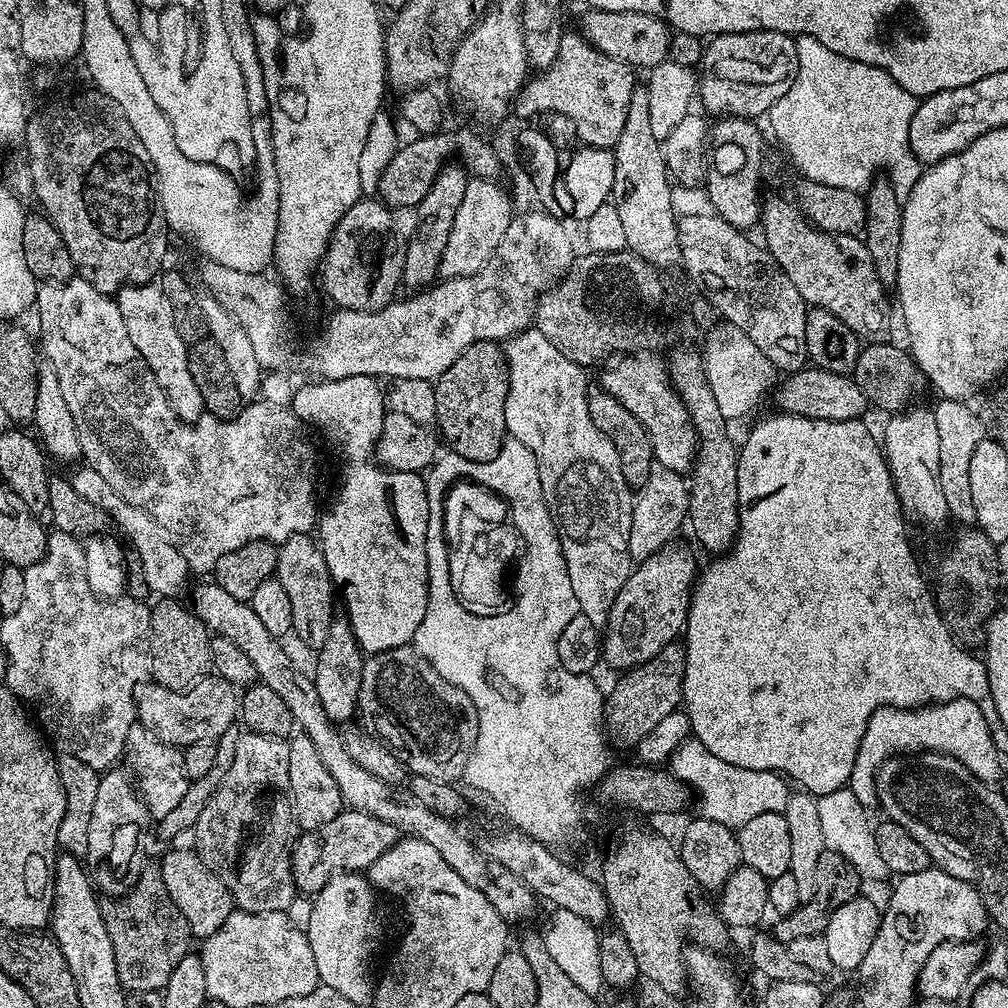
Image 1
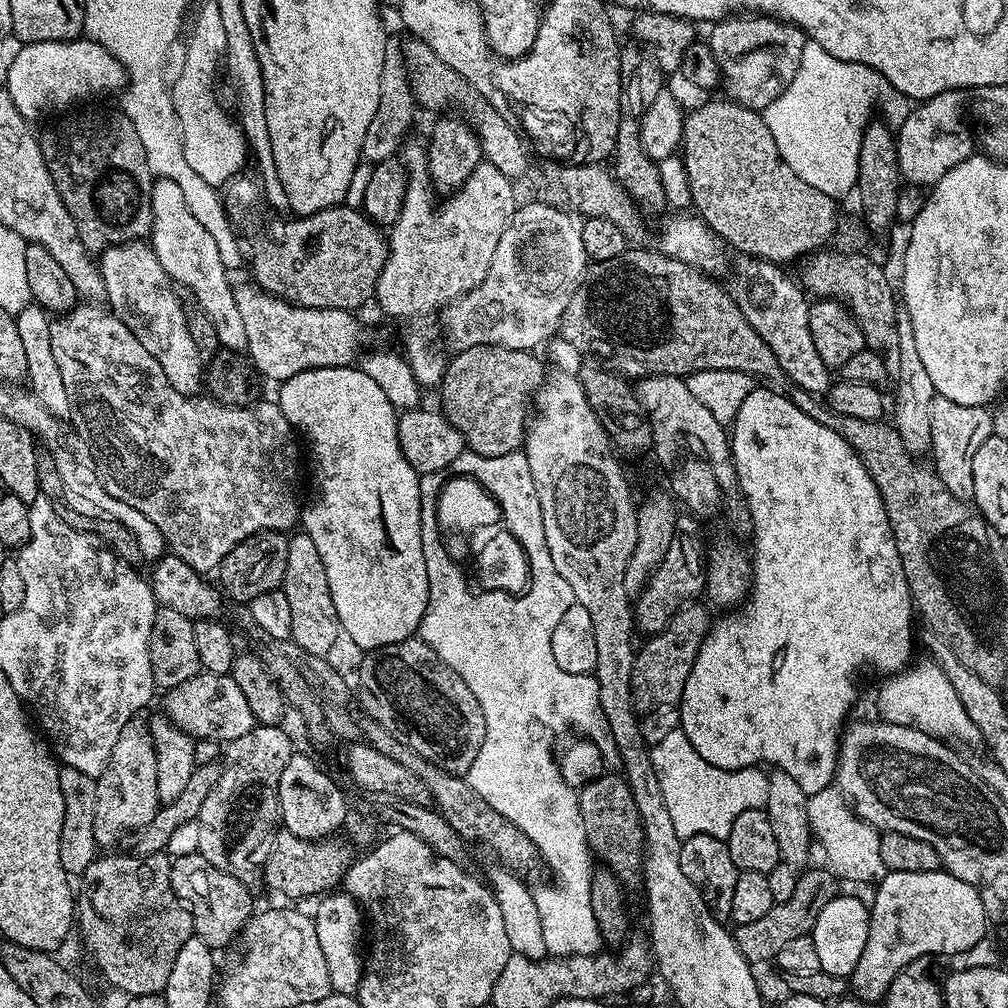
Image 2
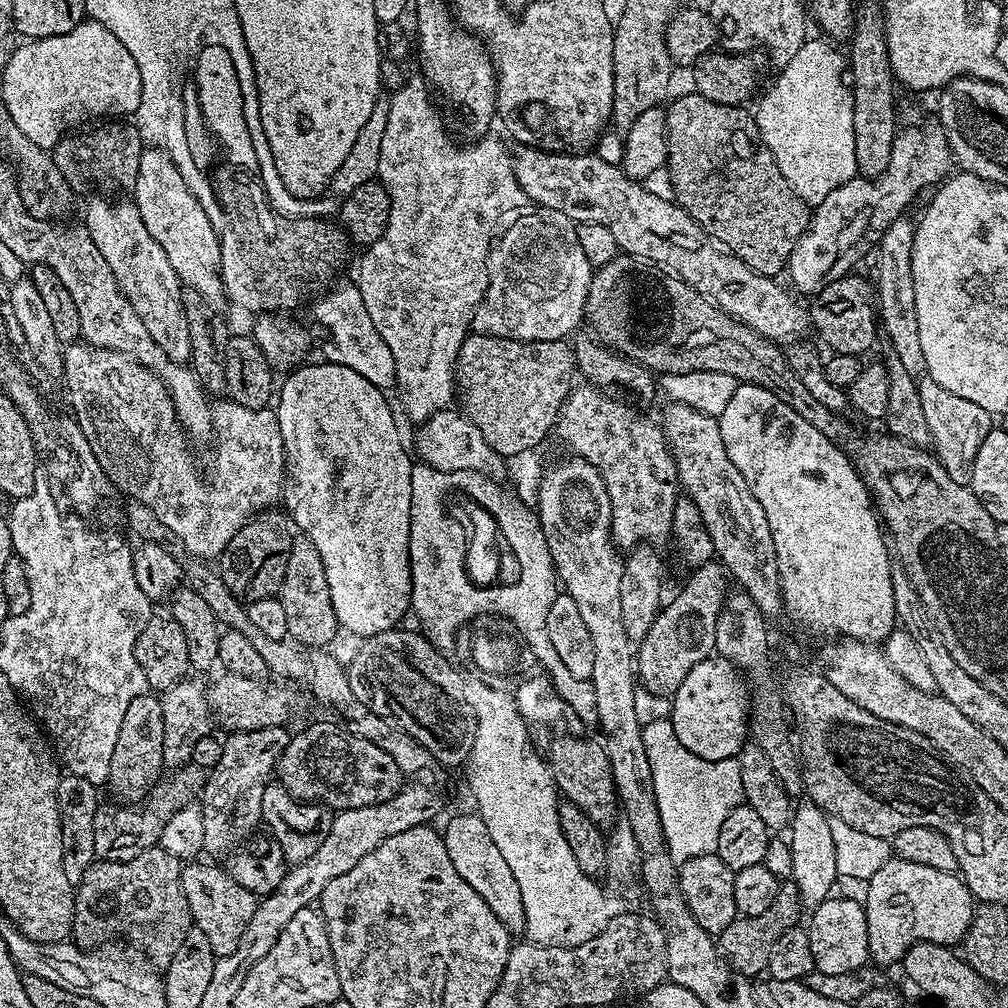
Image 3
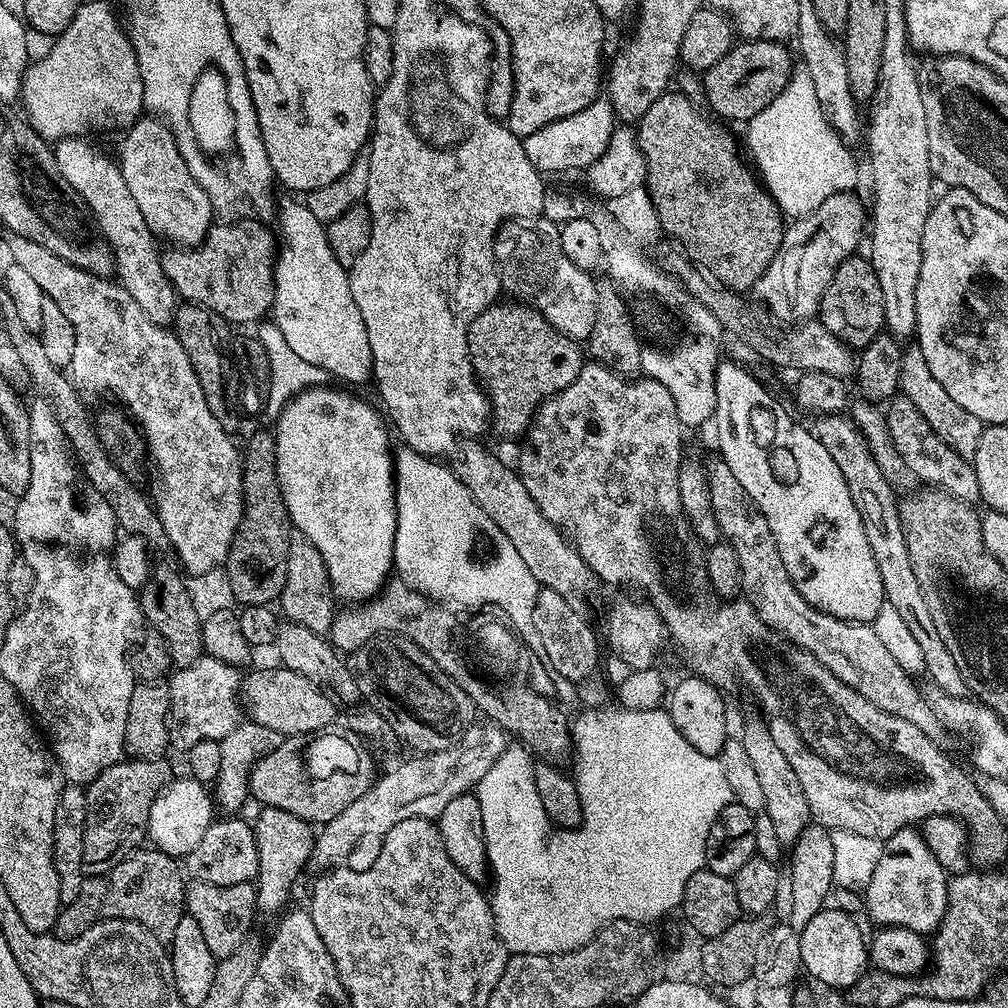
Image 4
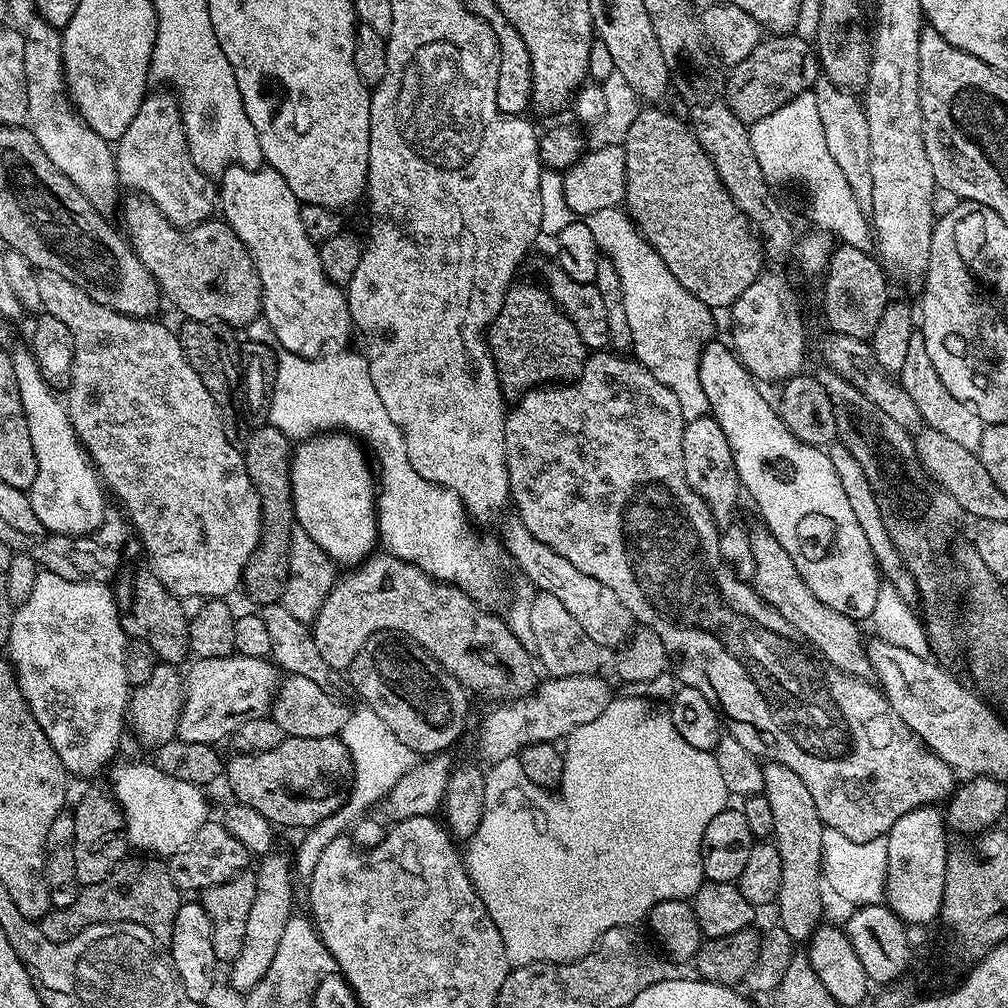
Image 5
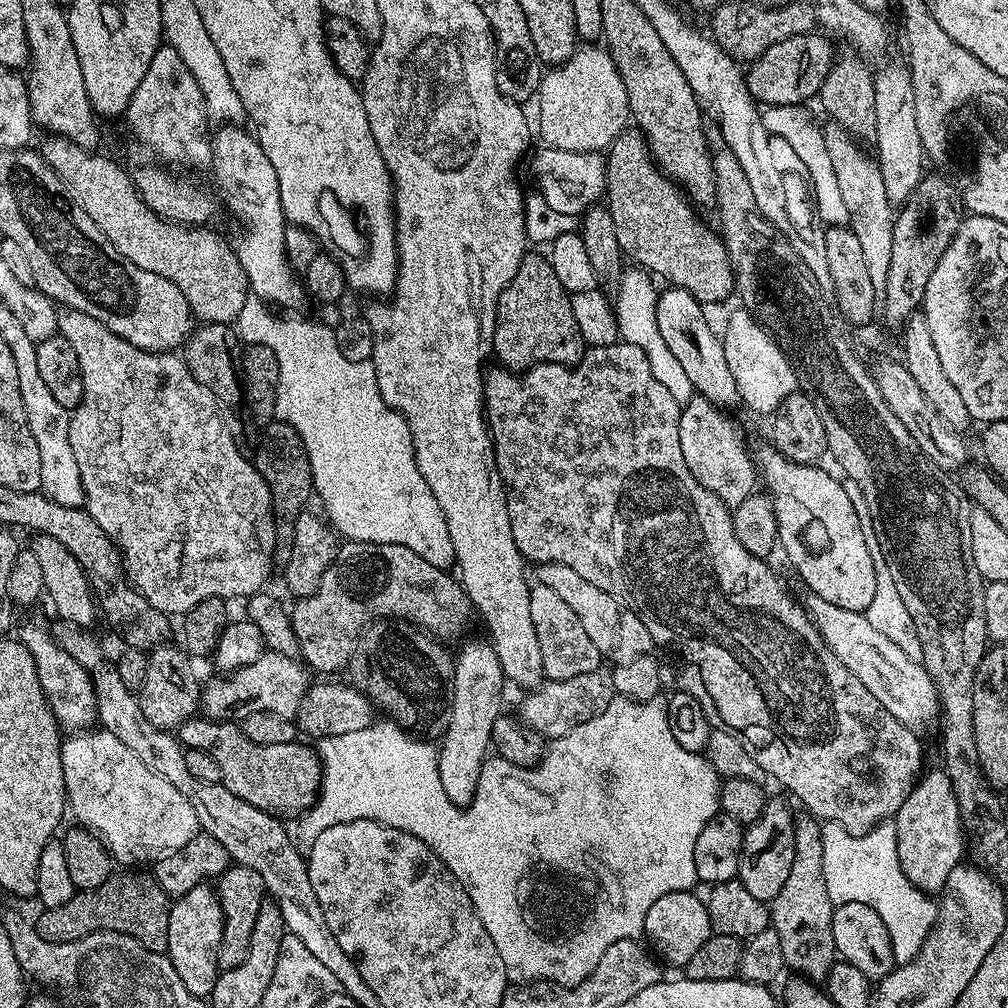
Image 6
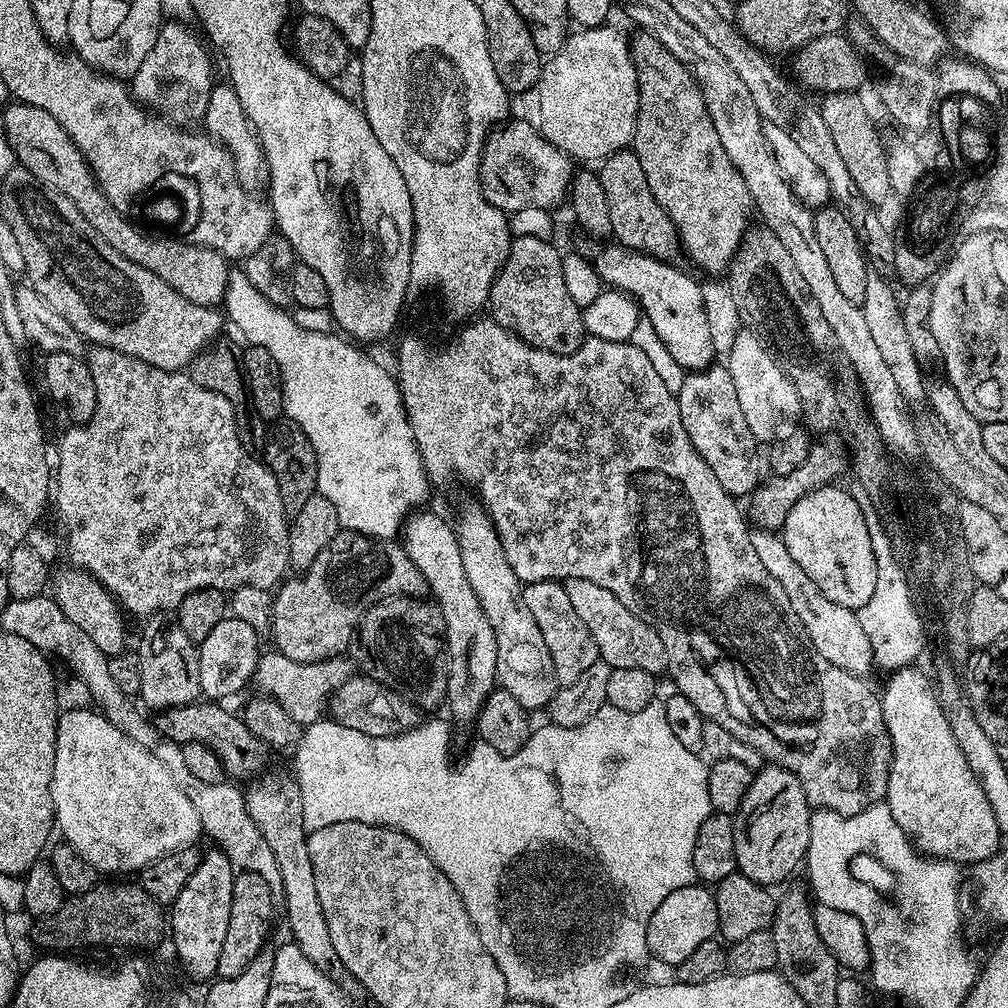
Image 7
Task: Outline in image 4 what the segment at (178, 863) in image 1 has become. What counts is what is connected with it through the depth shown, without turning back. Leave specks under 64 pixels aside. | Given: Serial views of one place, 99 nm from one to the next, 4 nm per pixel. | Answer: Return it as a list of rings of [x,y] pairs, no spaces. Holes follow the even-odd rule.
[[[192,880],[184,893],[184,907],[187,915],[198,922],[202,930],[202,938],[206,938],[206,946],[210,954],[219,962],[230,958],[234,950],[238,950],[249,939],[248,931],[252,928],[252,919],[258,916],[256,910],[256,889],[252,884],[238,886],[214,886],[210,882]]]

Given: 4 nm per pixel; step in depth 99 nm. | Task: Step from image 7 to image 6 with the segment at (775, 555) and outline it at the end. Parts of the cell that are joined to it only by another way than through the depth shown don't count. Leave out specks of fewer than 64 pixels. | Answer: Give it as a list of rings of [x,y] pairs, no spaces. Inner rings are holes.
[[[813,595],[807,599],[806,611],[812,625],[820,631],[824,645],[836,655],[838,662],[842,662],[842,666],[846,666],[846,670],[850,670],[850,674],[854,674],[854,678],[858,678],[858,682],[862,682],[902,726],[917,734],[935,733],[942,724],[940,692],[921,661],[902,654],[886,634],[874,630],[874,626],[866,622],[864,613],[842,610],[842,606],[834,606]]]

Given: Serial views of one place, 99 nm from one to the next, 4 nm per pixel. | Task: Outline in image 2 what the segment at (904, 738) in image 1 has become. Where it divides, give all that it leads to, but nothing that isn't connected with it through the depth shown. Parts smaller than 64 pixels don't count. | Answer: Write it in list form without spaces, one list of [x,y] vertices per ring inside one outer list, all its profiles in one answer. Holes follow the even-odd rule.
[[[925,658],[921,664],[913,663],[902,672],[889,675],[876,696],[876,708],[880,711],[879,719],[885,724],[910,724],[920,728],[927,736],[937,737],[945,742],[965,740],[966,743],[977,743],[980,740],[978,726],[974,726],[962,698],[950,686],[944,671],[931,659]]]

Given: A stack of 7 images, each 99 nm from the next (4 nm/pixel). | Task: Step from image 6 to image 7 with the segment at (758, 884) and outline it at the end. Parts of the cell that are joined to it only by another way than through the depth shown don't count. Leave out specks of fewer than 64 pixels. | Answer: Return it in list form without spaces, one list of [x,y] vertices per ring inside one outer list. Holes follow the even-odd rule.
[[[765,766],[753,775],[744,809],[736,824],[734,854],[739,872],[756,884],[780,884],[796,867],[805,863],[808,843],[814,835],[813,809],[802,790],[802,782],[790,770]]]

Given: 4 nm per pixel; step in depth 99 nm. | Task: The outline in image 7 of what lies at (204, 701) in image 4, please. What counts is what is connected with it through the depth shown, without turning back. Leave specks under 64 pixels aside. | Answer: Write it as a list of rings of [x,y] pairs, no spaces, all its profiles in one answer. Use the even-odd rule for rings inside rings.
[[[275,650],[265,651],[256,663],[256,674],[254,684],[263,695],[269,696],[294,722],[302,726],[313,724],[321,719],[326,705],[333,692],[346,682],[350,675],[347,659],[337,658],[335,660],[323,660],[317,664],[310,662],[294,662],[294,658],[286,658],[281,652]]]

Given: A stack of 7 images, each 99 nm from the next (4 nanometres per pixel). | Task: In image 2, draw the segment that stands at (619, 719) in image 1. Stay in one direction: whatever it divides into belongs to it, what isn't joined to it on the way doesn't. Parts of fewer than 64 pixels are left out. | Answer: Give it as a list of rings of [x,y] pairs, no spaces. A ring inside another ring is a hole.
[[[685,604],[674,613],[662,631],[651,633],[641,648],[639,645],[632,662],[632,702],[641,713],[658,706],[679,705],[686,678],[690,678],[690,670],[694,670],[694,658],[698,658],[698,650],[710,627],[709,609],[701,604]]]

